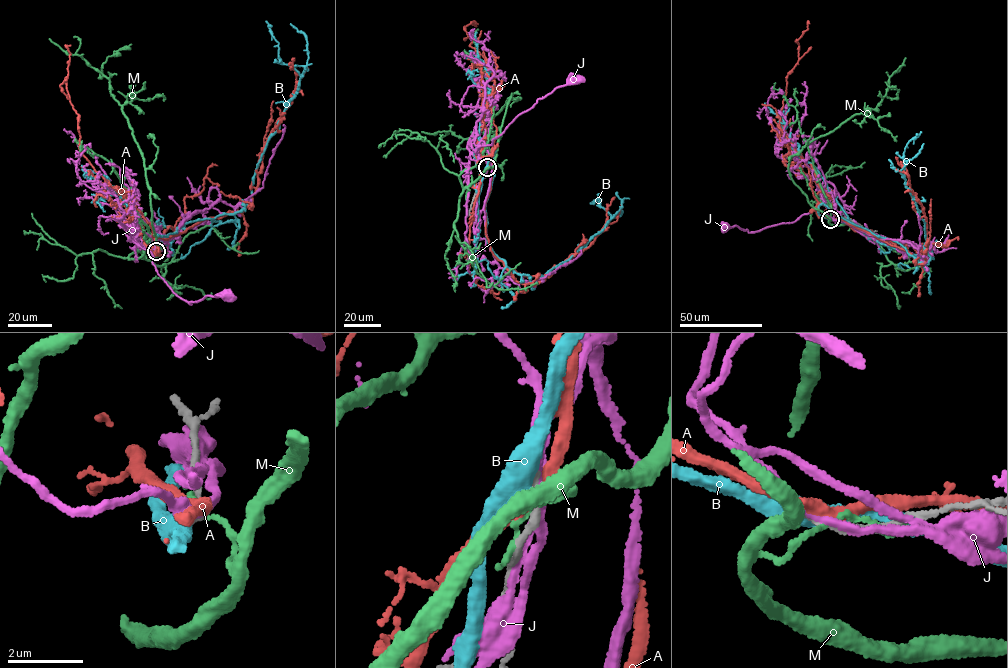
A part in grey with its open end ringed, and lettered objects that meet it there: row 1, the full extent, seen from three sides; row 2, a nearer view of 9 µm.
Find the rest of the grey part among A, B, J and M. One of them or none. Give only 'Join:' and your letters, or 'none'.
Join: none

